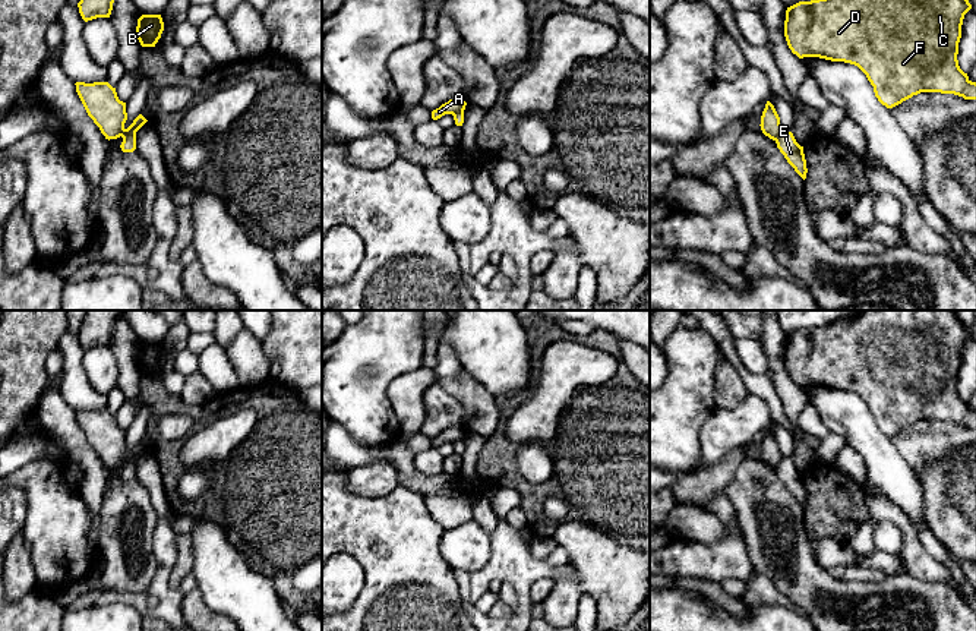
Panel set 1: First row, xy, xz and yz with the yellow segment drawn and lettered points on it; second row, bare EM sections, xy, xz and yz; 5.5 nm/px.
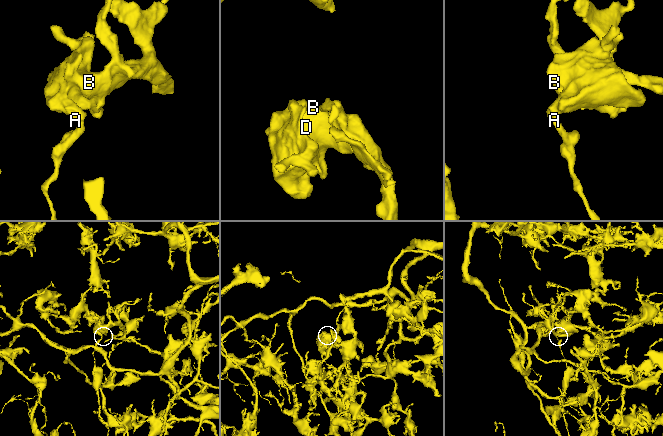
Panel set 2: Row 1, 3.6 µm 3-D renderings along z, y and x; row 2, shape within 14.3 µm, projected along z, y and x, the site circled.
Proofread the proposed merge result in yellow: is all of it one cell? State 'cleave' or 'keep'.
cleave

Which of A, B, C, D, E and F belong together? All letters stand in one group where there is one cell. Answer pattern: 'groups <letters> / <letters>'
groups A B C D F / E

